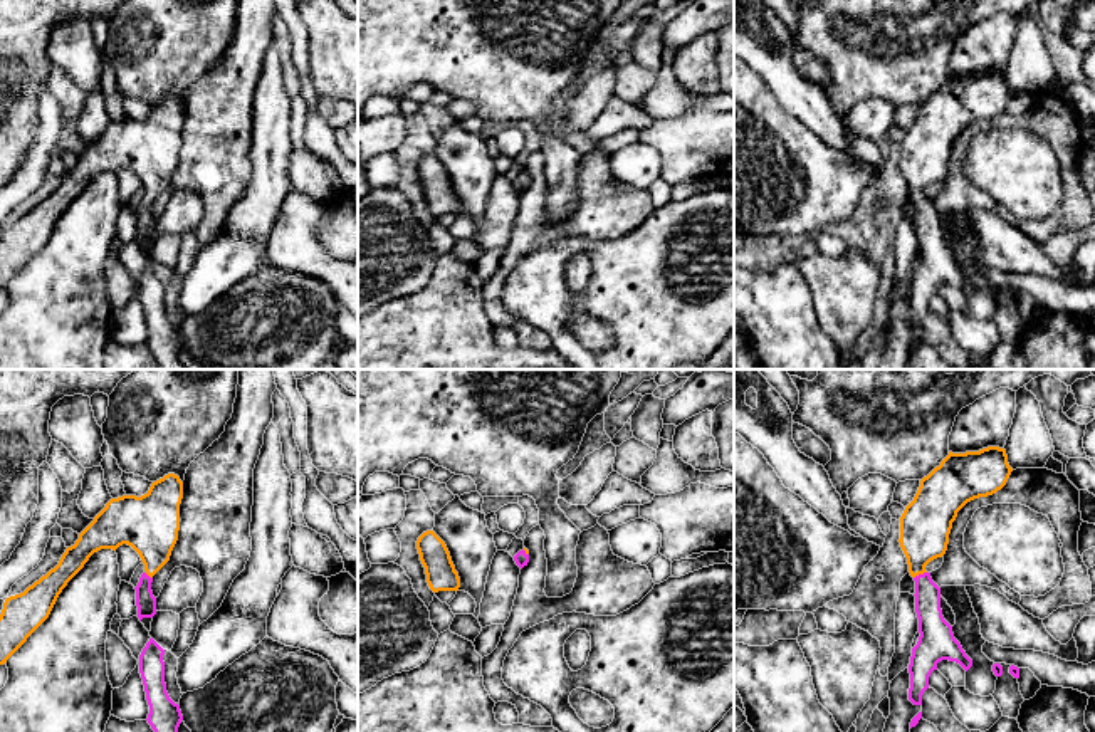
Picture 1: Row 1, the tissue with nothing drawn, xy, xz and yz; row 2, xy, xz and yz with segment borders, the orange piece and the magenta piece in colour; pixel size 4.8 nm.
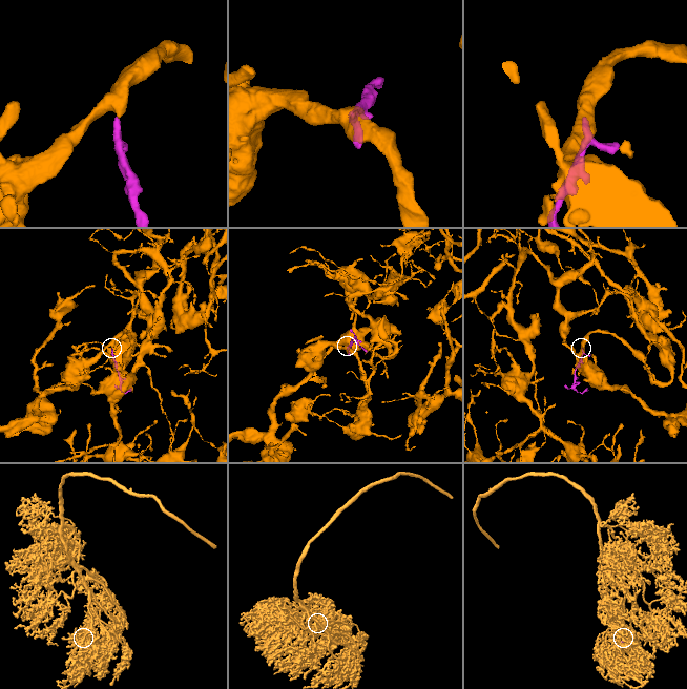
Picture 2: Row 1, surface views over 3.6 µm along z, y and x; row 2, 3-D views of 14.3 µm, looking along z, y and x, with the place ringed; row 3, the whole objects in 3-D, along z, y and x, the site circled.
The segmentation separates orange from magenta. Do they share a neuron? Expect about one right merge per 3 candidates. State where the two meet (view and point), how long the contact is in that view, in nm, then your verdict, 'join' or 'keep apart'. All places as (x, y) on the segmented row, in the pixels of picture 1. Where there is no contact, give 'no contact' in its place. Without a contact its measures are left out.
contact yz (919, 573); length 70 nm; join

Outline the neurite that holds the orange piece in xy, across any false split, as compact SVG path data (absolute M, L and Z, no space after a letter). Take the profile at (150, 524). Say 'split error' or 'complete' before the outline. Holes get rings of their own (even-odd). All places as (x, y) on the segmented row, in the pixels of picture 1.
split error | M168 473L151 484L141 495L111 499L94 520L67 547L59 564L29 586L10 596L0 614L0 665L27 641L49 618L59 594L84 567L89 557L101 549L116 551L131 546L144 564L136 589L138 618L156 614L156 598L151 591L153 576L170 561L178 541L180 504L183 482Z

